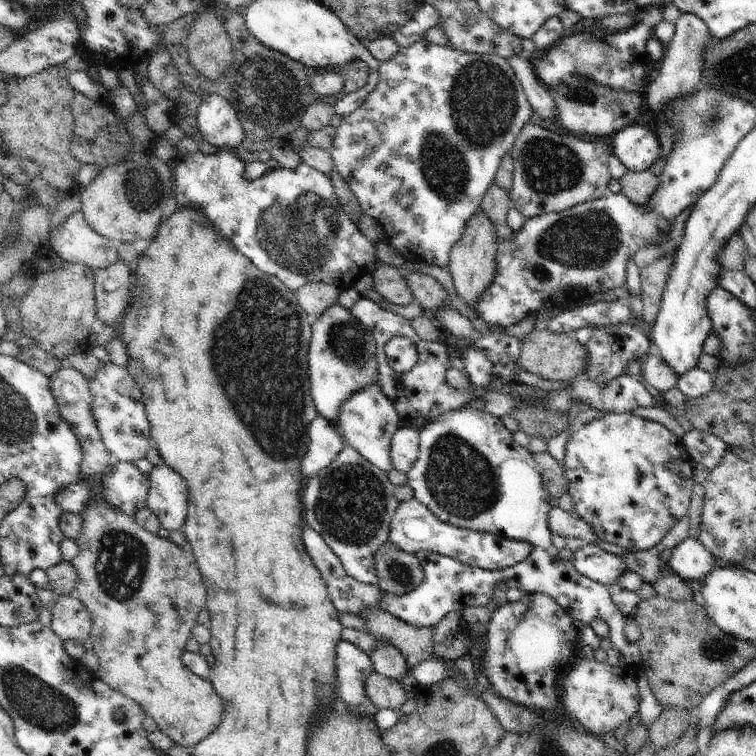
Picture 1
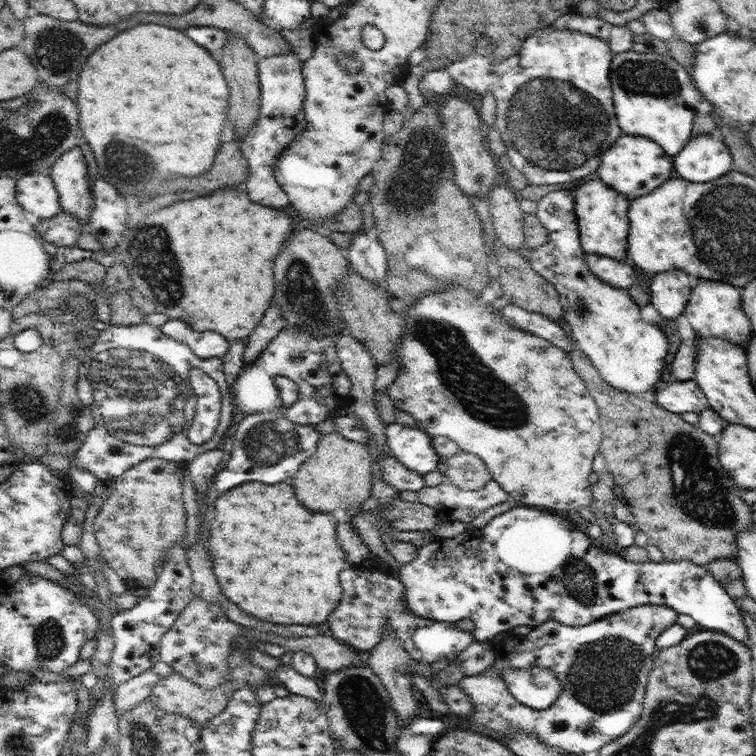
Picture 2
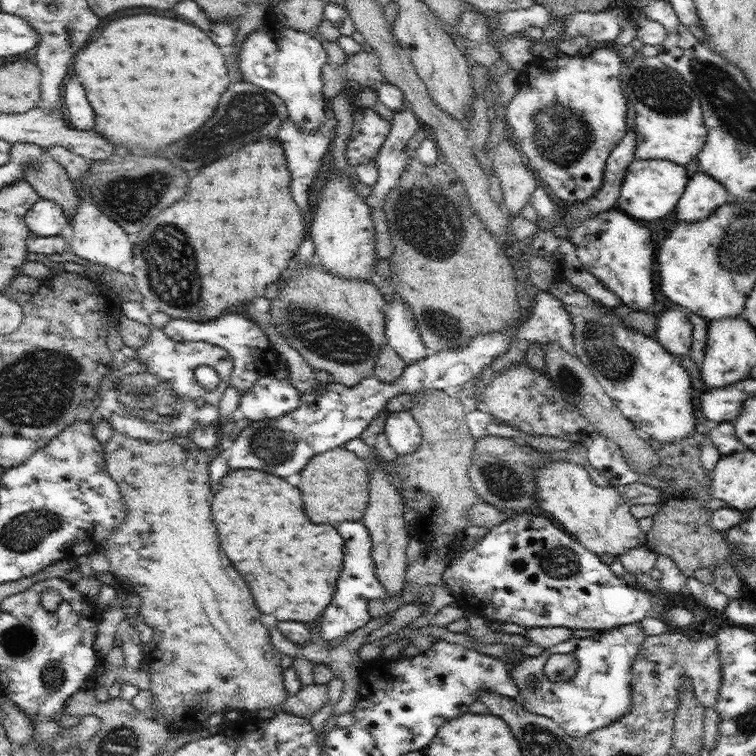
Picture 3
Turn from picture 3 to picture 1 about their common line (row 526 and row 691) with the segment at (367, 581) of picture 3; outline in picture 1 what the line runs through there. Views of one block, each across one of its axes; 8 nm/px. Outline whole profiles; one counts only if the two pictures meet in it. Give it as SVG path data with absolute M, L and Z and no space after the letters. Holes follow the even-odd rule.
M342 640L336 646L336 672L338 672L338 690L336 690L336 694L338 694L338 700L342 702L344 710L358 717L367 715L368 717L374 718L379 710L369 700L365 691L366 679L375 672L370 656L355 644Z

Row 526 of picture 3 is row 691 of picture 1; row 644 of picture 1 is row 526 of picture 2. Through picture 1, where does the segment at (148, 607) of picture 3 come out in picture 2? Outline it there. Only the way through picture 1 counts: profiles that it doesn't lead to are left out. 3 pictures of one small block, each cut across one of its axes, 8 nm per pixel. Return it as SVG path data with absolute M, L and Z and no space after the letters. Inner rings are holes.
M146 459L116 477L110 496L93 523L101 557L124 581L127 590L150 589L158 564L168 549L183 545L186 511L182 501L182 474L185 465L164 459Z

